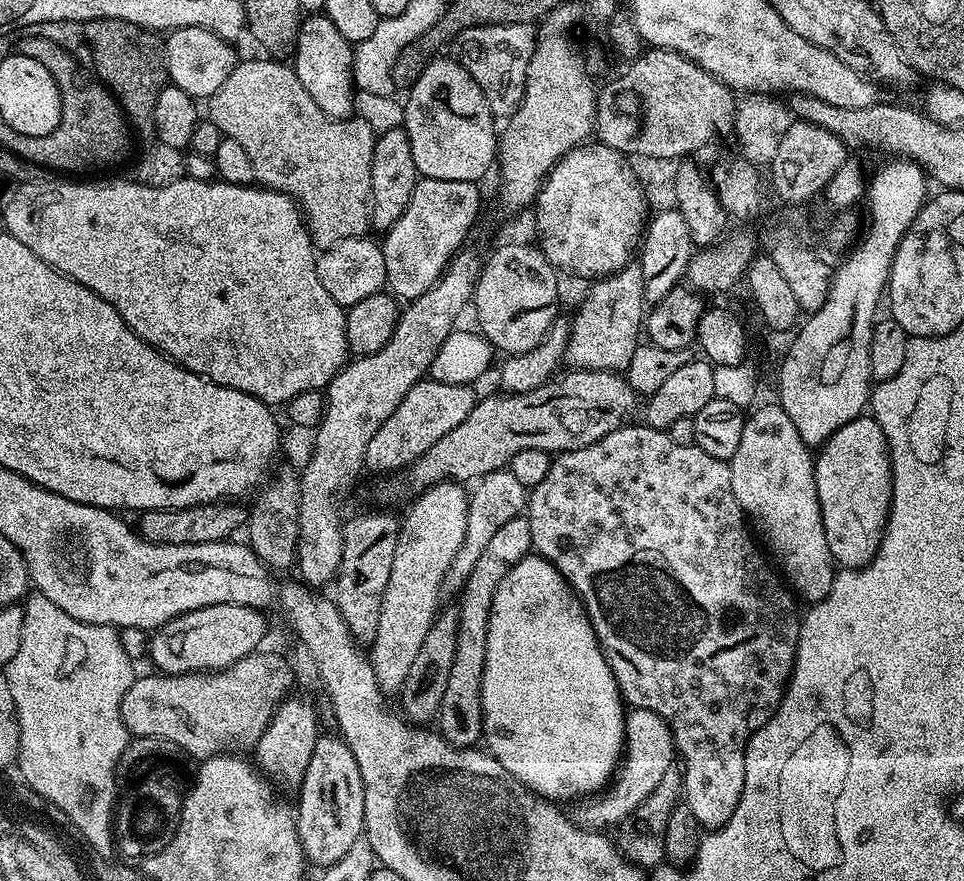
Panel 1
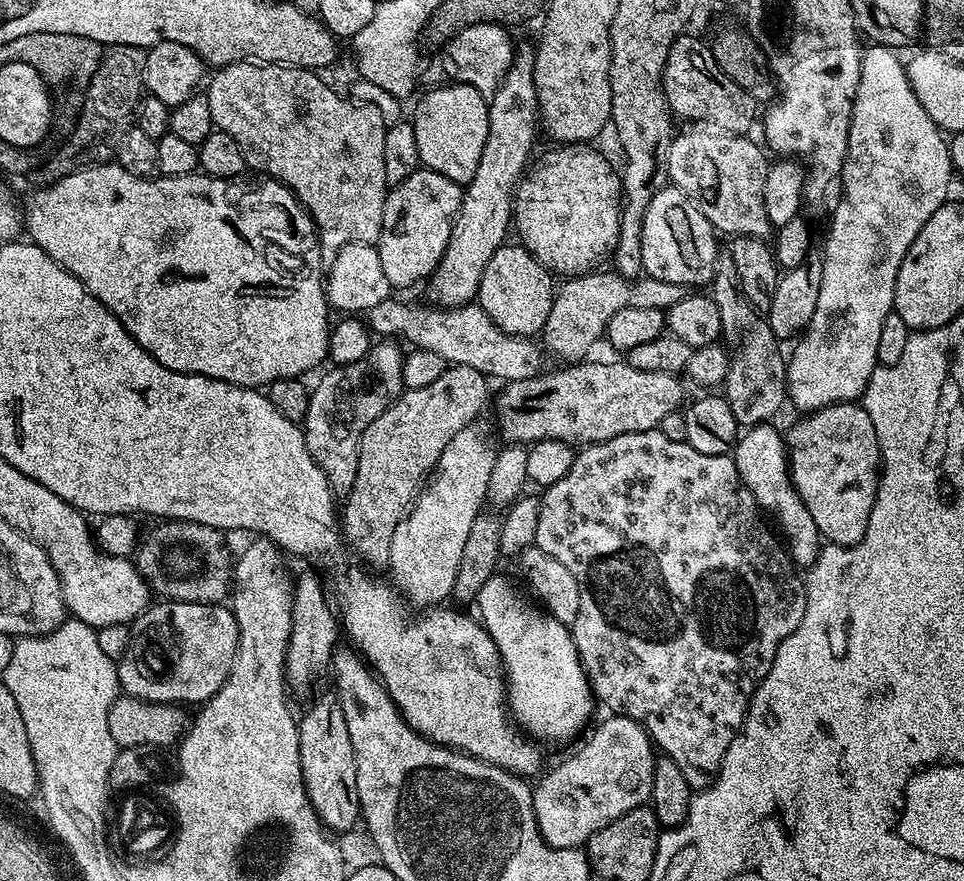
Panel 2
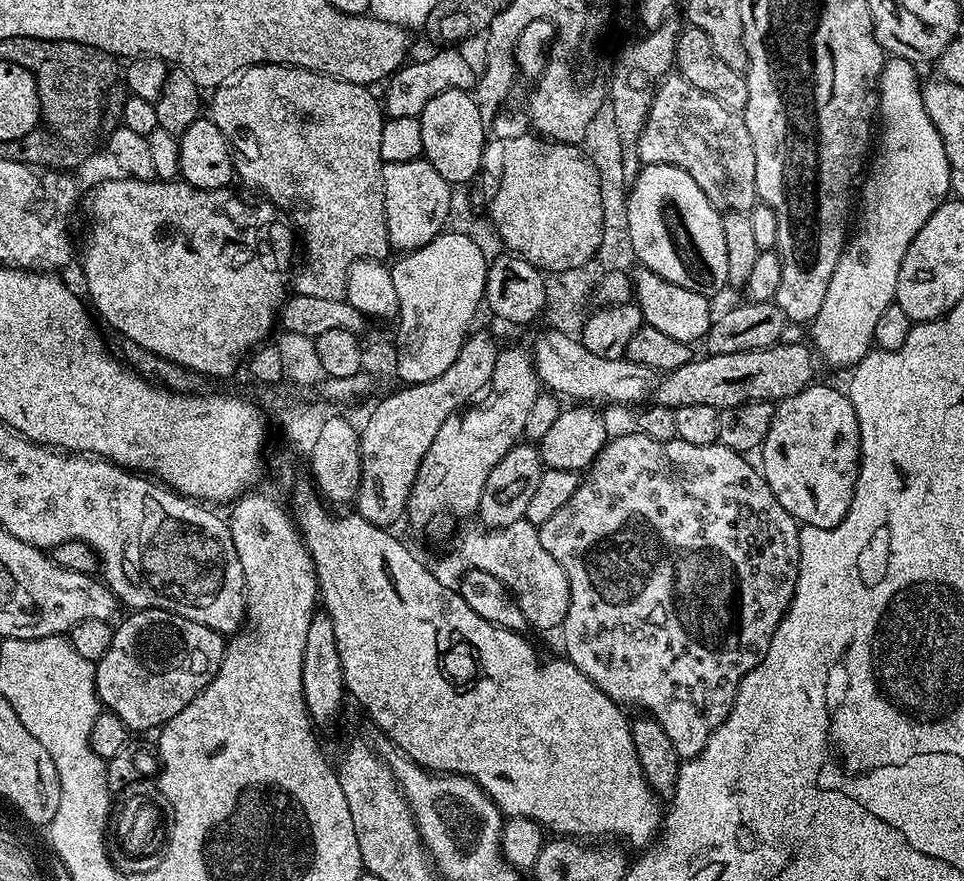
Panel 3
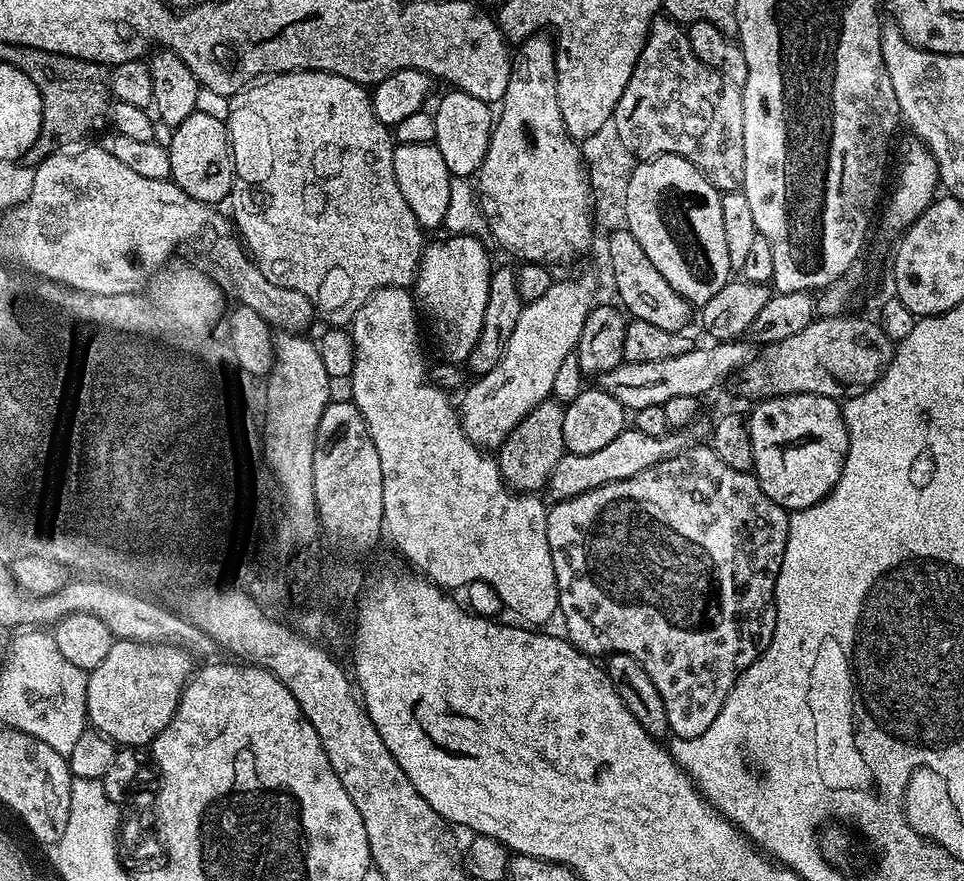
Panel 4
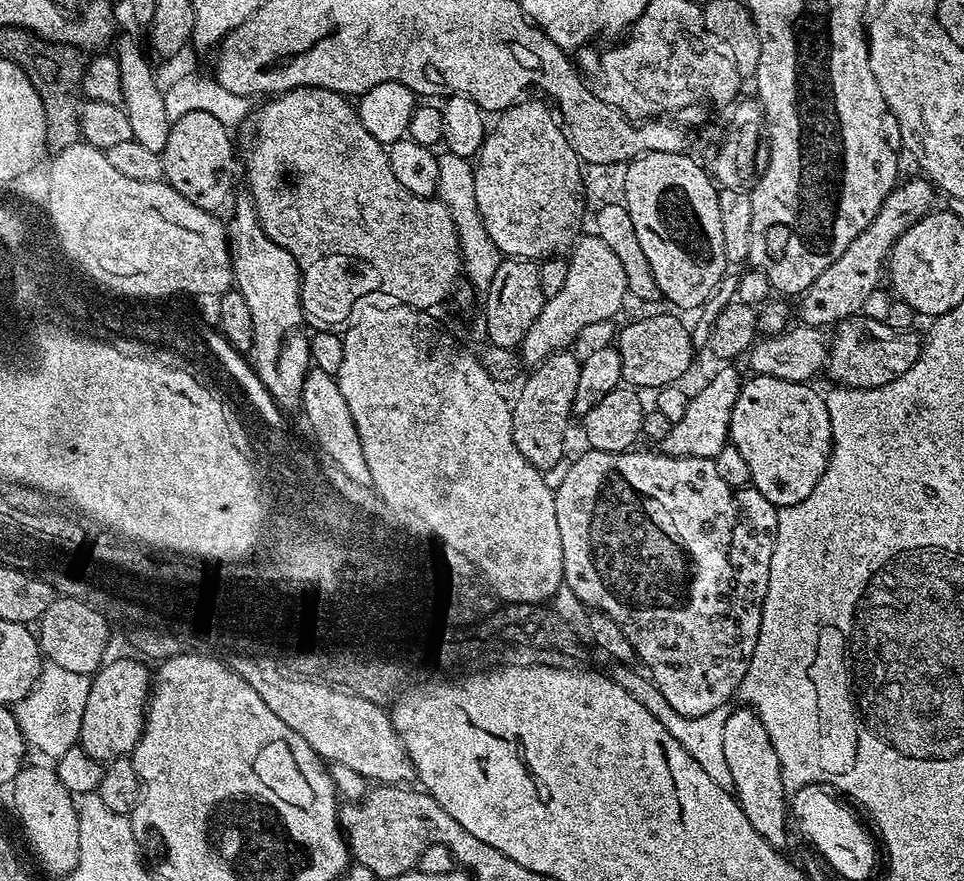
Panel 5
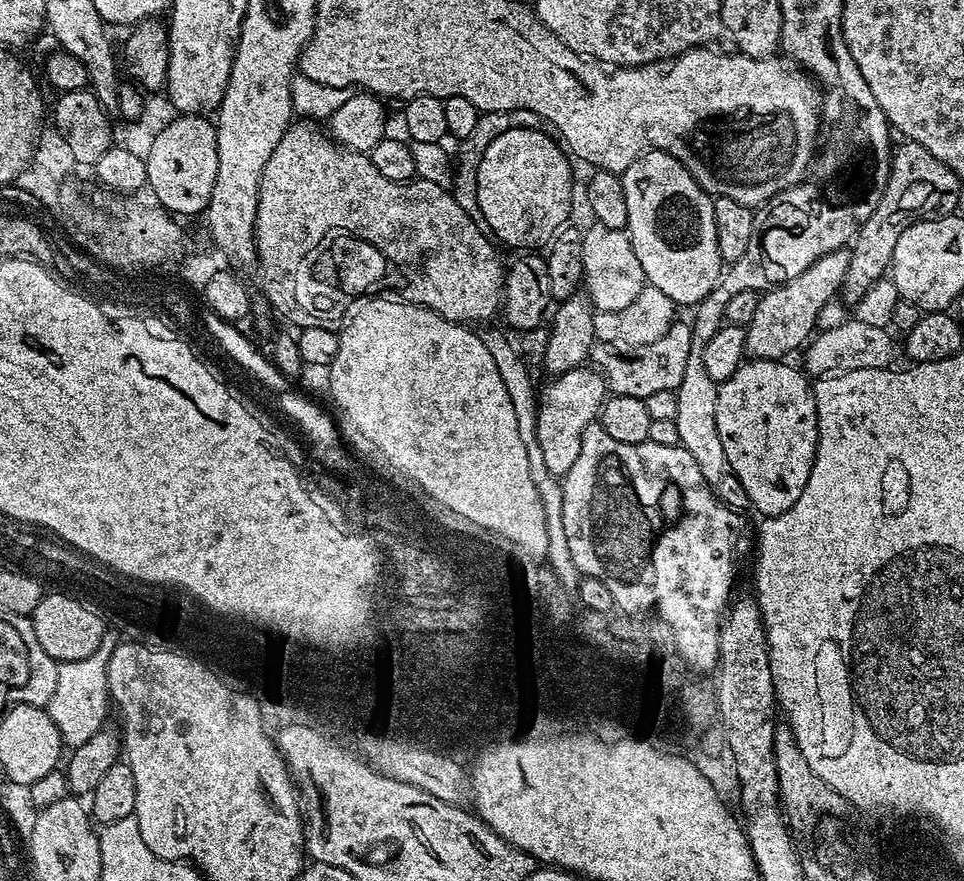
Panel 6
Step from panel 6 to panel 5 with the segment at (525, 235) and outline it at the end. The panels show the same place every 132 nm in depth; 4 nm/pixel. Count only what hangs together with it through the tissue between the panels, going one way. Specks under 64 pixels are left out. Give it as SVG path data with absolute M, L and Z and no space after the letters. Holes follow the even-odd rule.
M521 99L519 102L513 104L512 107L505 108L503 112L499 113L495 117L496 125L493 128L491 125L490 131L485 135L484 144L481 146L474 160L474 167L476 169L476 173L474 174L474 198L478 198L478 214L482 214L482 222L486 222L486 234L490 234L490 238L494 238L494 246L498 246L498 250L505 258L519 258L521 260L540 262L545 258L552 258L557 254L567 253L575 245L582 232L580 227L583 224L585 227L586 224L586 216L584 220L586 201L582 174L580 173L582 162L576 157L576 152L570 146L568 136L564 132L563 127L558 123L553 109L543 99L540 99L541 101L528 99Z

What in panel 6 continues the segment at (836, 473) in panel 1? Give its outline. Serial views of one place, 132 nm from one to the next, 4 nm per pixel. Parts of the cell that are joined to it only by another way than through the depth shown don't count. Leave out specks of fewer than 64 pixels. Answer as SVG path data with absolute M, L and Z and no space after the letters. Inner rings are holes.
M749 359L718 387L718 438L722 438L722 450L726 450L728 471L736 475L738 482L742 482L749 505L753 509L756 507L764 518L782 514L798 502L798 494L802 494L806 478L810 478L816 457L818 414L812 384L797 365L796 369L788 363L792 362Z

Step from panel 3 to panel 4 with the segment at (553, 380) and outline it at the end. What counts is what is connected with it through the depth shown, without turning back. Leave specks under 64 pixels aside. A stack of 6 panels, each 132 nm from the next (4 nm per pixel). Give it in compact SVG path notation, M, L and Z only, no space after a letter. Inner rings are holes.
M744 338L731 342L712 342L709 345L709 348L693 346L686 354L678 354L674 358L662 358L658 362L619 364L614 370L605 372L599 377L599 387L614 394L614 398L618 398L618 402L622 402L628 410L642 406L664 405L670 402L670 398L703 397L703 392L718 387L727 376L728 379L735 377L740 369L754 359L753 345Z

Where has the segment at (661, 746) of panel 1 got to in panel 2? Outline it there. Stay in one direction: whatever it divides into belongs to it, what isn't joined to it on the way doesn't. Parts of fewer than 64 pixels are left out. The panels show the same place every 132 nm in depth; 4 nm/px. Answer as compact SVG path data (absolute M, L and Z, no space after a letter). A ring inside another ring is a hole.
M608 714L605 717L605 720L589 734L588 741L573 756L568 756L561 764L554 765L548 773L545 771L532 788L536 829L544 843L552 848L580 848L587 845L589 838L598 830L610 826L610 822L622 818L630 810L645 807L649 803L658 759L652 739L644 725L629 716Z

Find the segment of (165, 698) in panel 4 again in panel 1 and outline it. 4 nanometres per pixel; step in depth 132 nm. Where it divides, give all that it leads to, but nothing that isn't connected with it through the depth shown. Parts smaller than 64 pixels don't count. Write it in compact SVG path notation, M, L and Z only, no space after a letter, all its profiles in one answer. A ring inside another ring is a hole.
M219 604L218 606L202 606L198 610L190 610L186 614L178 614L178 618L170 618L170 622L166 622L162 627L155 629L151 633L150 639L146 644L146 656L147 659L152 659L152 664L157 673L166 675L166 676L182 676L187 672L218 672L220 669L230 666L234 662L238 662L242 658L251 656L253 652L257 651L261 647L260 644L264 640L264 635L268 632L268 624L264 621L265 613L258 608L247 608L246 606L238 606L237 604Z

